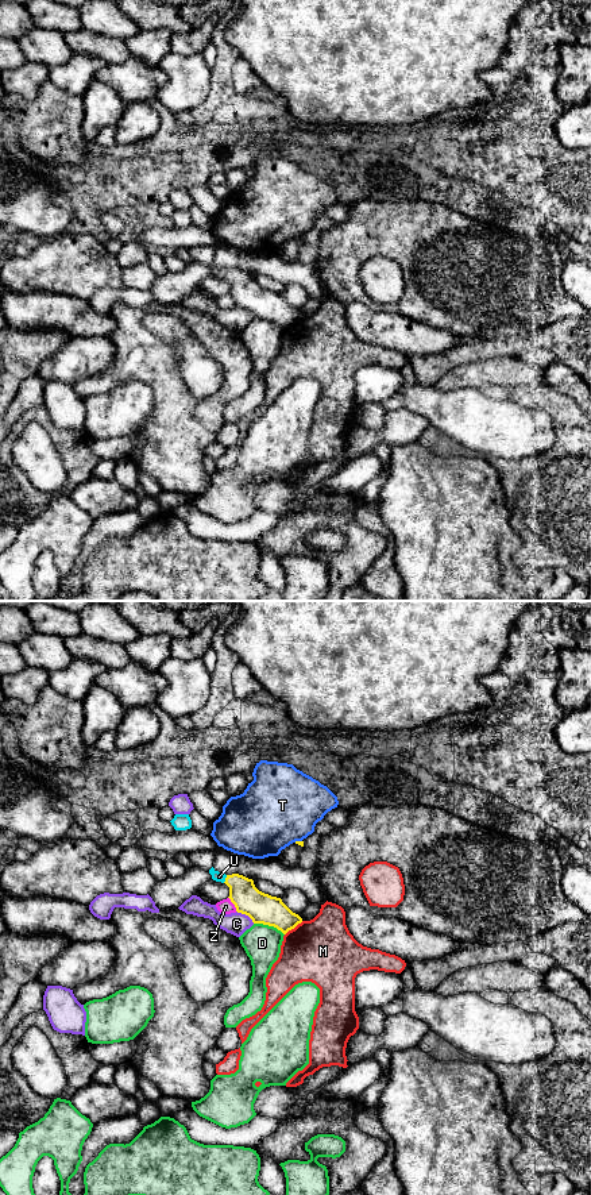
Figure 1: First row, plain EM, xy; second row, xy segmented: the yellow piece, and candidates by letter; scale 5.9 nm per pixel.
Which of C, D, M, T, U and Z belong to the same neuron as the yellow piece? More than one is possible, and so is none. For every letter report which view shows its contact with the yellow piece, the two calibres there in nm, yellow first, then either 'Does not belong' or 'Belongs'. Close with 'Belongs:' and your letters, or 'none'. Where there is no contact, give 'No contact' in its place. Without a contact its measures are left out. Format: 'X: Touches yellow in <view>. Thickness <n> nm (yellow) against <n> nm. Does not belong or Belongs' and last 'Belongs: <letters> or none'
C: Touches yellow in xy. Thickness 180 nm (yellow) against 140 nm. Does not belong
D: Touches yellow in xy. Thickness 180 nm (yellow) against 220 nm. Does not belong
M: Touches yellow in xy. Thickness 180 nm (yellow) against 400 nm. Does not belong
T: Touches yellow in xy. Thickness 30 nm (yellow) against 460 nm. Does not belong
U: Touches yellow in xy. Thickness 170 nm (yellow) against 60 nm. Belongs
Z: Touches yellow in xy. Thickness 180 nm (yellow) against 90 nm. Does not belong
Belongs: U

